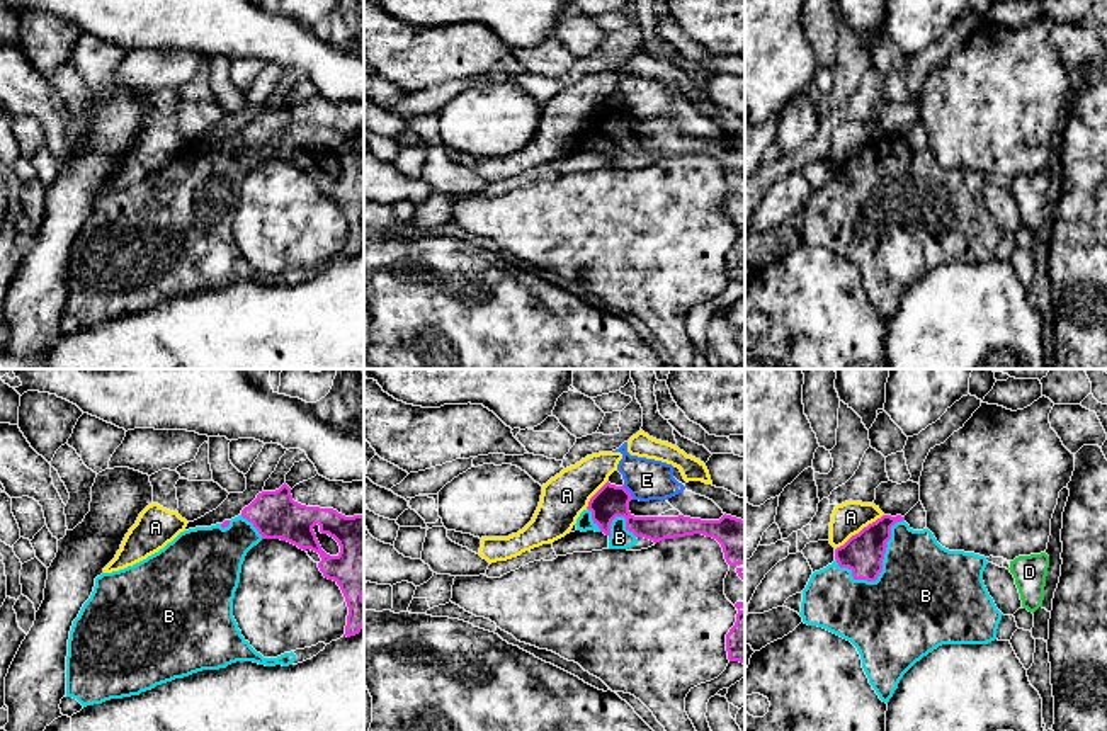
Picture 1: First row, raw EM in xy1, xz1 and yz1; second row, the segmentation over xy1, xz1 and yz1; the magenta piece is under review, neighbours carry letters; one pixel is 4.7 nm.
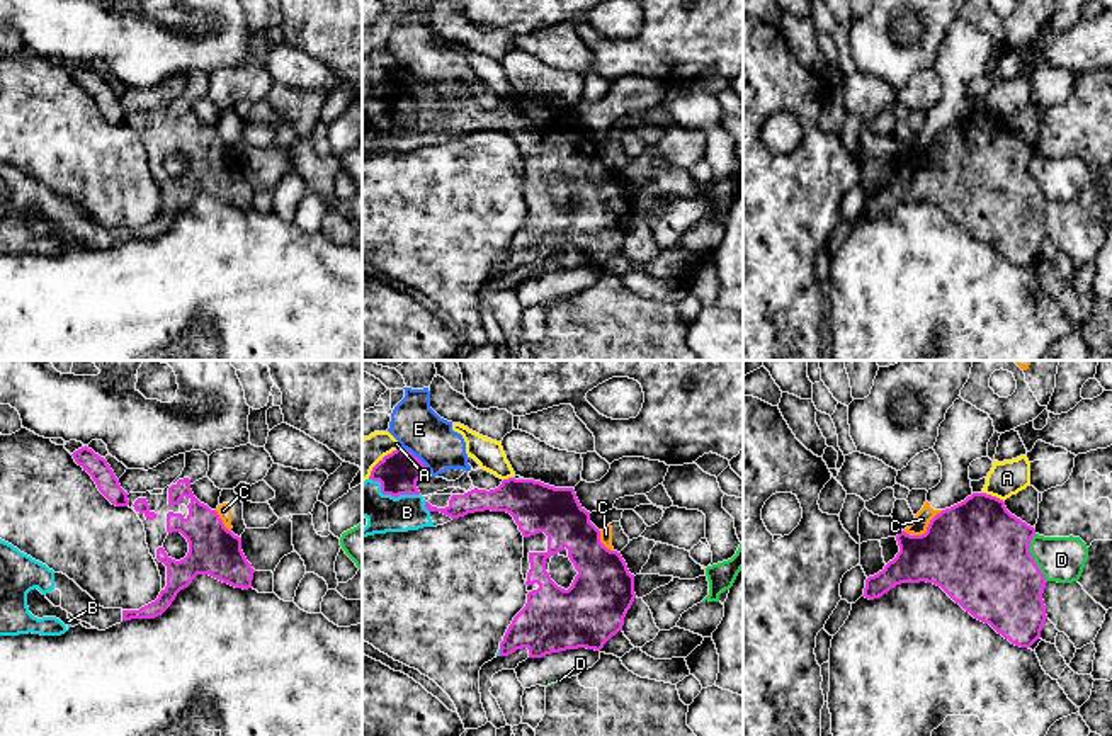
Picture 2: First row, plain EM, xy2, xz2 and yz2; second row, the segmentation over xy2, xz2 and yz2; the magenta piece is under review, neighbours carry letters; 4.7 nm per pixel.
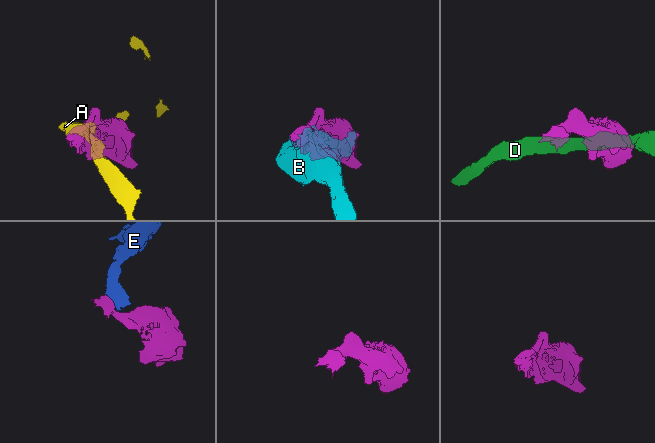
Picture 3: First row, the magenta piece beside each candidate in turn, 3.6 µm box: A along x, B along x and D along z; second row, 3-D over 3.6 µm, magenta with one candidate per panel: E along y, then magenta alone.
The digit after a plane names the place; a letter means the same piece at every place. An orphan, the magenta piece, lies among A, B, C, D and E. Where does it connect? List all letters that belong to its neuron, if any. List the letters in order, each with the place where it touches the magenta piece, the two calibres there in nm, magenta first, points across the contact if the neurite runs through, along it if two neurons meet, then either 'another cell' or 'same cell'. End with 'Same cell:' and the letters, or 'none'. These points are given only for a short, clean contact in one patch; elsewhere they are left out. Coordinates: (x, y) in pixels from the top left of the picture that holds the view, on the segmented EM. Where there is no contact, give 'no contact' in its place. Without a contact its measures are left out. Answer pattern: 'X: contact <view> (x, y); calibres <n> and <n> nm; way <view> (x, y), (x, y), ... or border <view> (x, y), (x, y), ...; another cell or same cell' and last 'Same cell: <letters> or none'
A: contact yz1 (861, 531); calibres 190 and 160 nm; another cell
B: contact yz1 (881, 568); calibres 190 and 480 nm; same cell
C: contact yz2 (929, 526); calibres 480 and 80 nm; border yz2 (942, 510), (924, 532), (913, 536); another cell
D: contact yz2 (1032, 558); calibres 460 and 220 nm; another cell
E: contact xz2 (417, 458); calibres 190 and 220 nm; border xz2 (400, 446), (408, 449), (429, 473); another cell
Same cell: B

